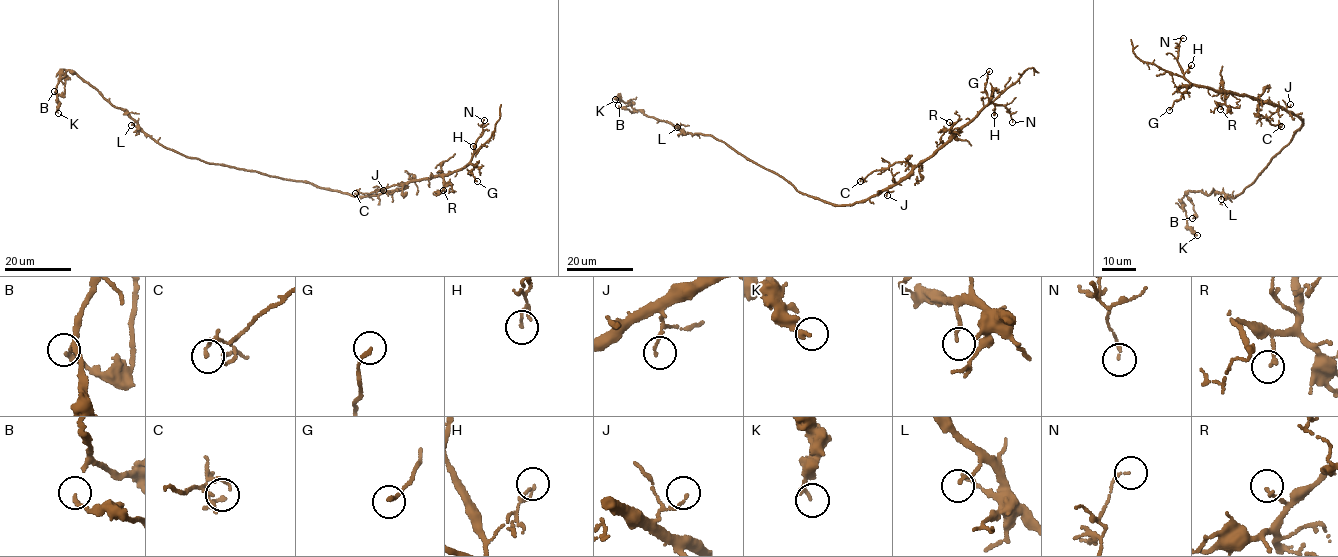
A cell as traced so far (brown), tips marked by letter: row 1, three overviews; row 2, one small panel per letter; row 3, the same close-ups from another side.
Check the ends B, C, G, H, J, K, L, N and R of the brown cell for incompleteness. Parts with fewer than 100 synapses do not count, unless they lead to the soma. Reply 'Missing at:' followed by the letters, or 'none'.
Missing at: none

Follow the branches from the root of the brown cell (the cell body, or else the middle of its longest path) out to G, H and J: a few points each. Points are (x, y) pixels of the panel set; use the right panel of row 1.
G: (1292, 138), (1294, 131), (1302, 124), (1302, 118), (1279, 105), (1245, 93), (1194, 83), (1188, 86), (1169, 110)
H: (1292, 138), (1302, 123), (1298, 115), (1245, 93), (1190, 82), (1183, 75), (1191, 65)
J: (1292, 138), (1302, 119), (1287, 110), (1290, 104)

